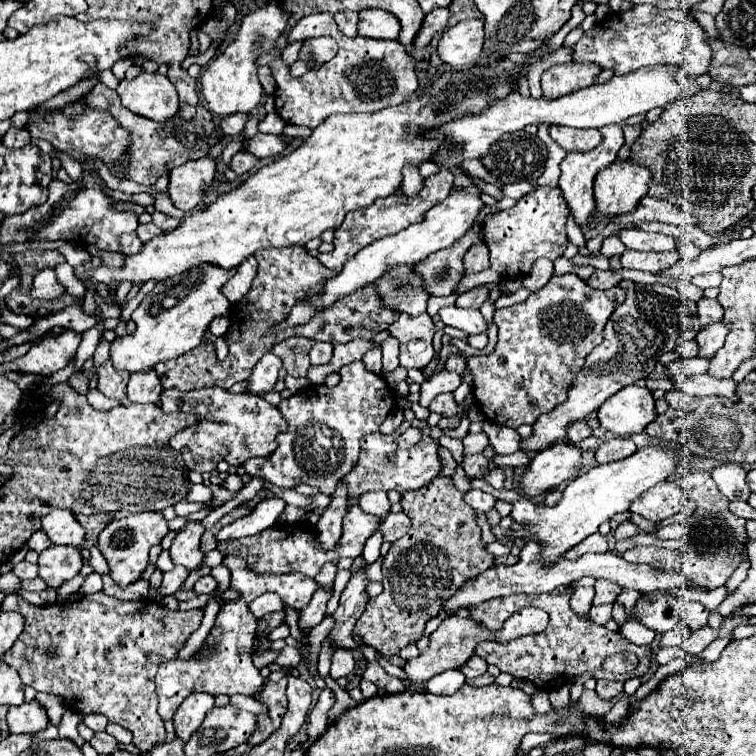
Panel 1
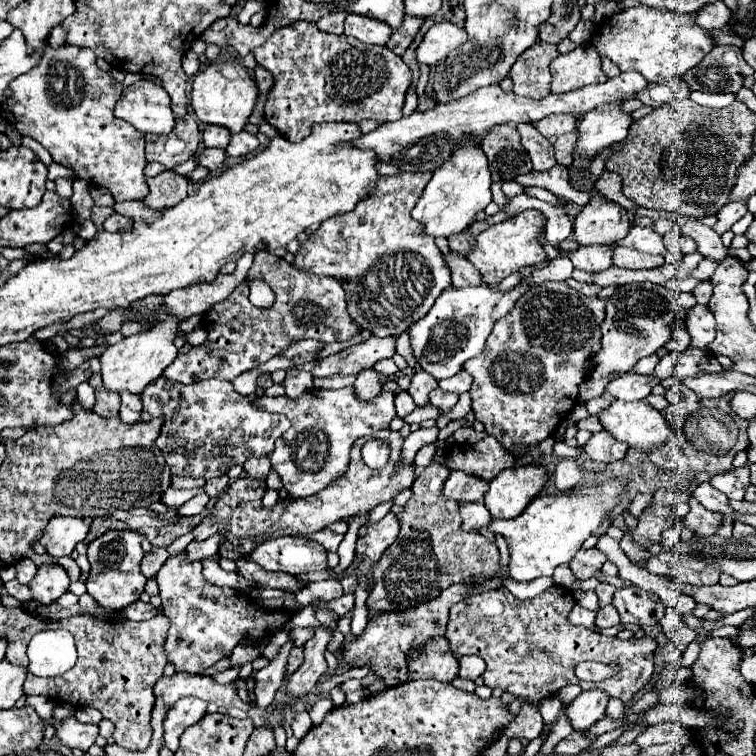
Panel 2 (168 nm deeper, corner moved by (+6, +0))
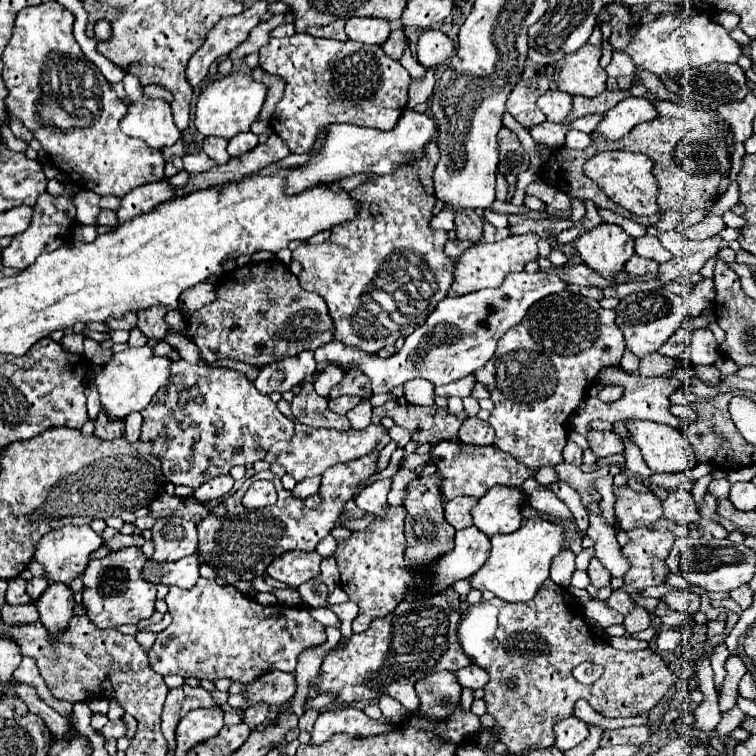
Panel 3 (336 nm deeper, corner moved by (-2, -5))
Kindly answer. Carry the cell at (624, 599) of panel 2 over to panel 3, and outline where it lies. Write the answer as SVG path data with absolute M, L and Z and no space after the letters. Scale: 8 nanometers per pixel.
M614 590L614 592L610 594L610 598L606 598L606 606L610 606L612 610L616 610L616 612L620 612L620 614L626 616L626 614L632 610L634 602L632 602L632 598L630 598L626 592Z

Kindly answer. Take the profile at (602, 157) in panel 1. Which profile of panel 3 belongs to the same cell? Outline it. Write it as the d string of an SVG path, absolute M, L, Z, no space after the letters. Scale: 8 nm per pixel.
M630 96L606 112L604 120L598 124L598 130L610 140L618 140L628 134L636 124L654 118L658 118L658 110L652 102L648 102L646 98Z

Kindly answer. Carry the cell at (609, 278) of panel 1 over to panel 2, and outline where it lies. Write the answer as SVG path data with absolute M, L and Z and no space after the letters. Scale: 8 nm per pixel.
M570 279L568 285L574 287L574 289L578 289L582 295L588 295L588 297L598 295L598 291L600 291L598 285L592 285L592 283L580 283L580 281L576 281L576 279Z

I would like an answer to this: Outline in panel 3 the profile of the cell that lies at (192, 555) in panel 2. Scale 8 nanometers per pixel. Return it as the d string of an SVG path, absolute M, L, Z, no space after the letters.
M198 552L196 554L190 554L186 558L180 558L176 562L168 562L166 568L168 568L168 574L162 576L162 584L166 586L178 586L178 588L184 588L184 590L190 590L194 588L196 580L200 578L198 574Z

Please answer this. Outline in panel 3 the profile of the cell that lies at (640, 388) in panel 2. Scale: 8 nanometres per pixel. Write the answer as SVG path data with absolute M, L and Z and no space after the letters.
M604 386L598 392L598 400L602 402L616 402L622 396L622 386Z

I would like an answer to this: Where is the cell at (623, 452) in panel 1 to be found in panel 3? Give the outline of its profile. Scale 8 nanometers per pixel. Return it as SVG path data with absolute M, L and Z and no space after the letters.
M590 430L586 434L586 440L590 444L590 448L594 450L594 454L598 458L608 458L614 454L620 454L624 450L624 442L620 440L620 436L616 436L614 432L600 432L600 430Z

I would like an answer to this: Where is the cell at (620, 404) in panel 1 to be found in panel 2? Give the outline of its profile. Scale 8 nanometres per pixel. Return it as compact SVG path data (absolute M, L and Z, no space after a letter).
M614 399L608 409L598 413L598 421L618 441L640 451L650 451L664 445L670 437L670 427L660 411L646 401Z

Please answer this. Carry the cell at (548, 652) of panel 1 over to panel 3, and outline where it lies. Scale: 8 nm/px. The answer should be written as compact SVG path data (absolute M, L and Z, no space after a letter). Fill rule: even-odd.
M550 578L538 588L538 594L530 602L510 604L510 602L502 602L500 598L492 598L492 600L482 600L476 606L470 606L466 612L462 612L458 638L468 658L490 674L490 680L484 686L486 712L492 714L496 720L492 730L496 732L498 740L508 748L508 752L514 752L514 754L522 754L526 746L538 746L538 748L552 746L554 724L572 716L574 704L580 698L588 700L588 704L596 712L608 718L638 716L638 714L650 712L662 700L662 696L670 688L674 688L678 680L654 650L646 648L640 652L624 652L624 650L612 648L610 642L604 640L602 636L596 636L586 626L582 606L578 604L578 600L566 588L558 586ZM586 660L598 662L604 666L604 676L596 680L592 686L584 686L572 676L572 670ZM508 680L516 682L514 690L506 686Z

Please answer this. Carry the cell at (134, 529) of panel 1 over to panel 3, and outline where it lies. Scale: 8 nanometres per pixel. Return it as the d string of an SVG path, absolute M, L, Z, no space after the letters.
M122 548L118 552L110 552L102 560L90 562L84 574L82 604L86 606L86 616L96 628L104 630L118 628L122 624L138 624L154 614L156 586L138 578L142 564L146 564L146 556L140 548Z

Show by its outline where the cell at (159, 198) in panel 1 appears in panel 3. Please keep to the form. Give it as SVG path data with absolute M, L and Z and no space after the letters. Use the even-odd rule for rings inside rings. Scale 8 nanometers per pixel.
M58 2L38 4L34 8L18 12L12 38L1 58L4 63L2 78L10 92L6 98L6 110L24 122L24 126L42 144L52 164L60 172L68 174L70 178L76 176L72 178L72 182L78 188L92 190L100 196L110 194L122 198L136 186L160 182L164 178L164 158L158 150L152 150L140 138L122 134L120 120L126 116L126 106L122 104L122 100L118 100L116 92L100 74L100 70L82 54L78 42L72 36L72 24L74 14L64 6L58 6ZM88 100L96 100L98 106L92 108L92 102ZM66 114L70 116L70 120L66 120Z

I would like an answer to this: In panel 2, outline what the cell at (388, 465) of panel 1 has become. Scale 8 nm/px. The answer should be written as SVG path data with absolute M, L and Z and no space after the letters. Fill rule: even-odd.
M382 429L378 433L372 433L368 437L360 437L354 445L352 445L352 455L350 455L350 465L348 471L338 477L338 481L334 481L334 485L328 485L326 489L322 489L318 495L314 497L306 497L306 499L294 499L290 505L282 505L276 503L272 509L262 507L262 495L266 489L266 483L262 481L254 481L248 477L240 477L238 481L234 481L226 493L220 495L220 499L216 501L214 509L210 511L210 515L192 531L194 539L206 539L210 535L214 535L216 531L226 531L226 541L220 549L220 557L228 557L228 559L238 559L244 555L250 555L250 549L254 549L254 545L280 537L280 535L296 535L296 533L312 533L312 531L320 531L324 529L328 523L334 521L342 521L350 515L360 515L360 513L368 513L372 511L376 505L394 499L400 491L412 487L414 479L416 479L416 467L414 465L400 465L402 461L402 443L404 437L400 435L400 431L392 431L392 429ZM370 439L382 439L388 441L392 447L390 453L390 461L386 467L382 469L370 469L362 457L360 457L360 449L366 441Z

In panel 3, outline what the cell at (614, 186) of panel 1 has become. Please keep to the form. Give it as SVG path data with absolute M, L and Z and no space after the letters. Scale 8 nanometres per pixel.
M618 224L596 226L580 234L574 244L582 262L608 282L614 282L614 276L622 272L624 264L634 254L634 238Z

